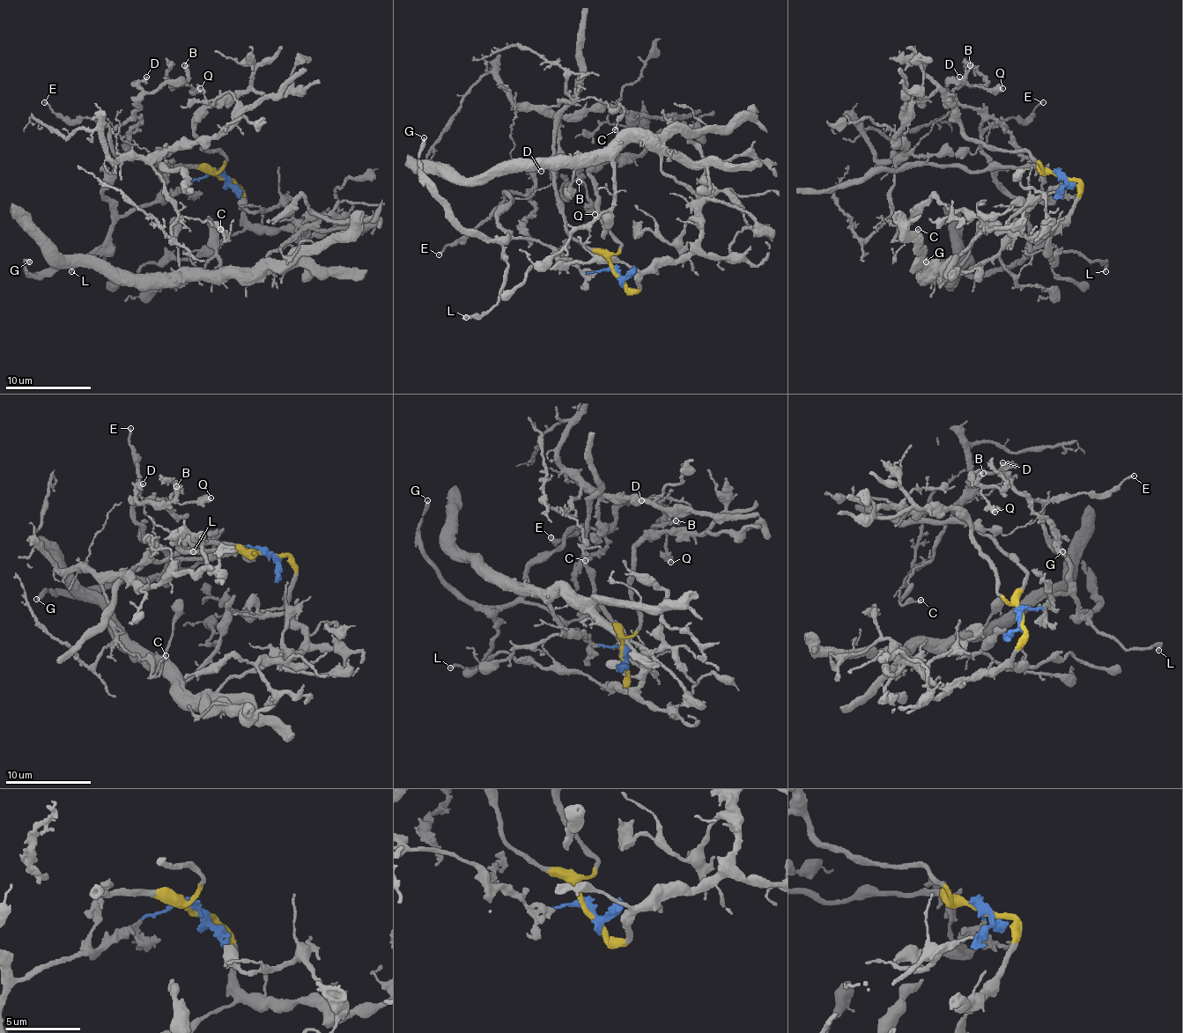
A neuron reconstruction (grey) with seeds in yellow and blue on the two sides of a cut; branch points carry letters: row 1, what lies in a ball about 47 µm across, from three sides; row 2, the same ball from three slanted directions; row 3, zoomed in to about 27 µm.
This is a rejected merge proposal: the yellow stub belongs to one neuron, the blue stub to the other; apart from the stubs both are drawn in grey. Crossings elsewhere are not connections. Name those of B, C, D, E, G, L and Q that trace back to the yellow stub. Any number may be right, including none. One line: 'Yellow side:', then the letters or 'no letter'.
Yellow side: C

